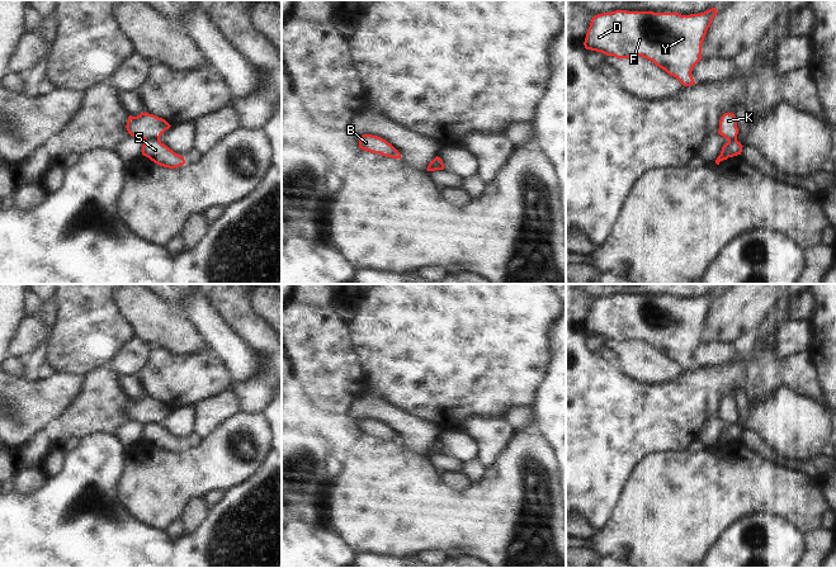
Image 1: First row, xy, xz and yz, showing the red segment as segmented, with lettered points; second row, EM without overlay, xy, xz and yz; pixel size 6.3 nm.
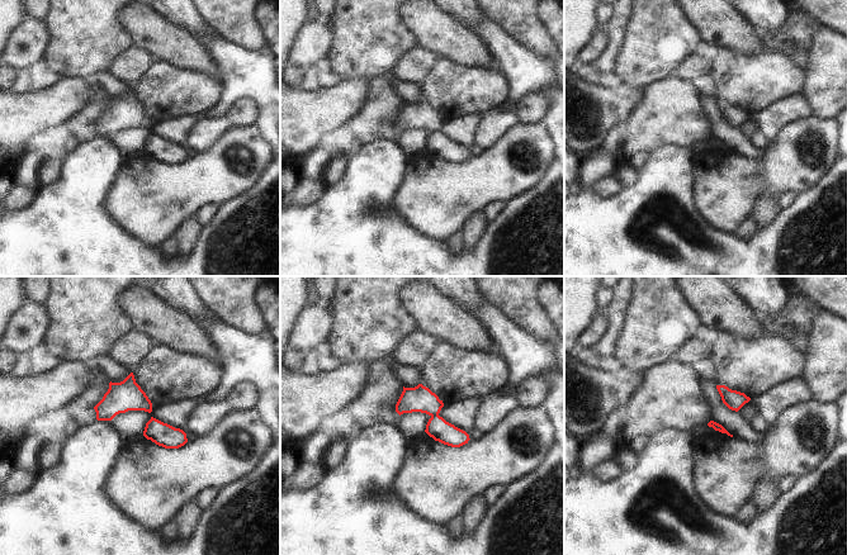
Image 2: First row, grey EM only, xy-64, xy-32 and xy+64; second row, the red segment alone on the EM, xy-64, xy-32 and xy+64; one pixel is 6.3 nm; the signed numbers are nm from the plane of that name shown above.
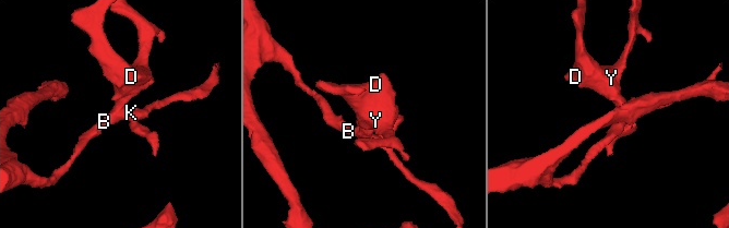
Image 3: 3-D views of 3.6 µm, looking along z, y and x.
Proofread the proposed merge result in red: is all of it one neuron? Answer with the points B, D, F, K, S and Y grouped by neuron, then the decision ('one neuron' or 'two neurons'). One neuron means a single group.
groups B D F K Y / S; two neurons

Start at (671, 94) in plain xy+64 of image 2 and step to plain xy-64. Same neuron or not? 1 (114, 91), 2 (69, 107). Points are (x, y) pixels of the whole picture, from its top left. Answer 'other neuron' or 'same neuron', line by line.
1: other neuron
2: other neuron

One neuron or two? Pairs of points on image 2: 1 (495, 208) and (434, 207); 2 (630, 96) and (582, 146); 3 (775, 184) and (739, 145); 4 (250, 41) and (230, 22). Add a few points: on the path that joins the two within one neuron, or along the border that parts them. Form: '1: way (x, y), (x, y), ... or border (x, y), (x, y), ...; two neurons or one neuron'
1: border (504, 203), (488, 203), (481, 210); two neurons
2: way (618, 105), (590, 133); one neuron
3: border (733, 152), (751, 159), (760, 159), (763, 155); two neurons
4: way (245, 36), (235, 25); one neuron

